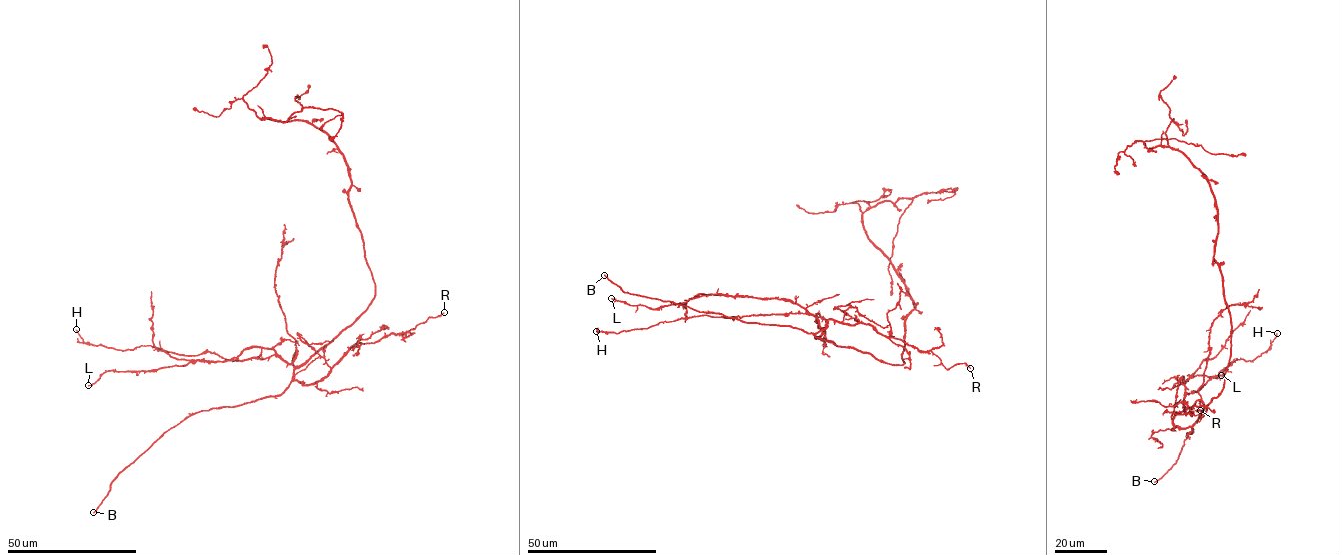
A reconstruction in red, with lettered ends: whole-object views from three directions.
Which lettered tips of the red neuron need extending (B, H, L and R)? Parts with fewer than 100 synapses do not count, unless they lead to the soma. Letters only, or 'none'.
B

